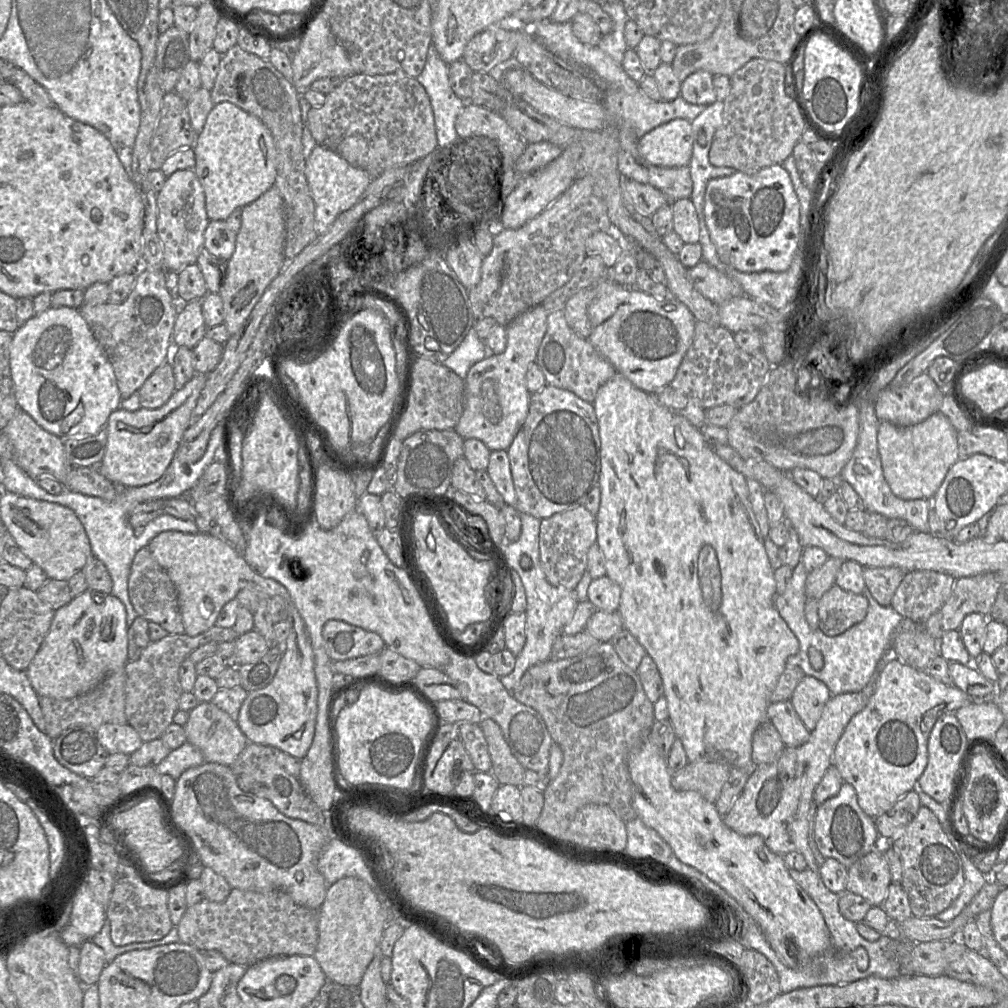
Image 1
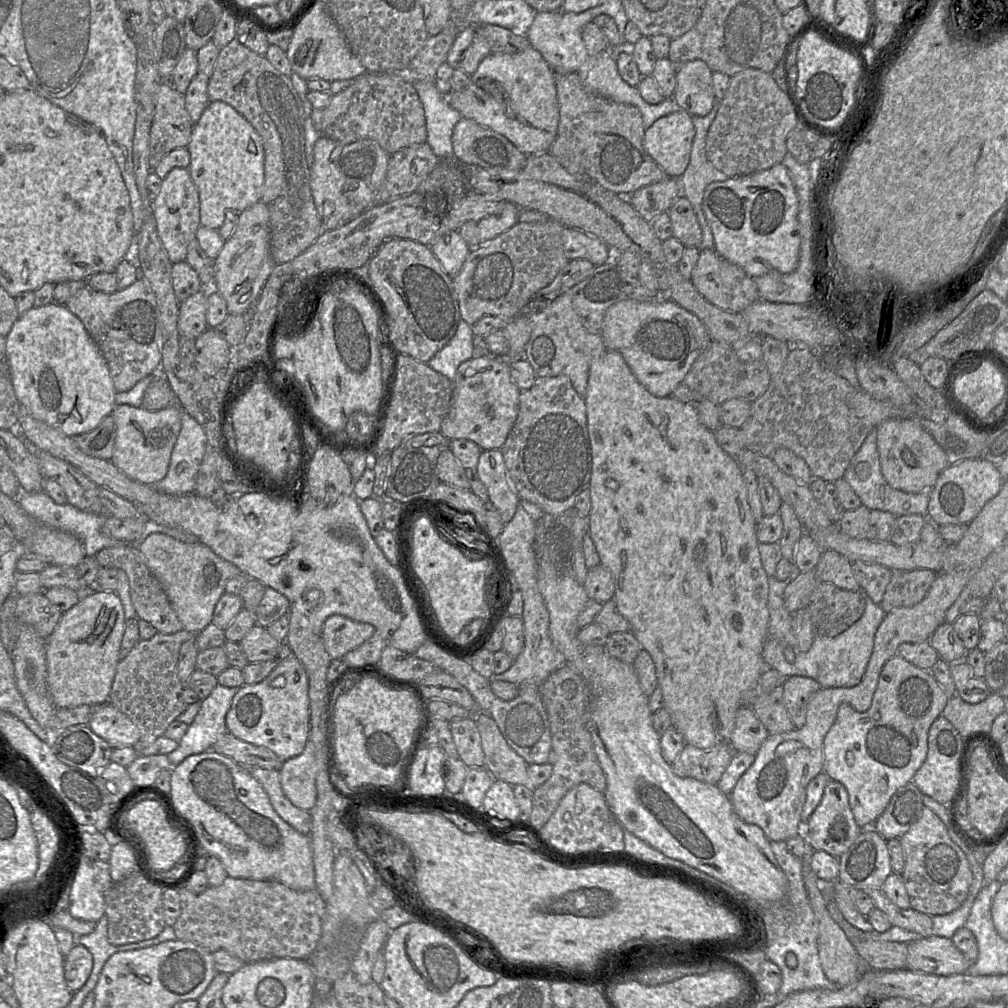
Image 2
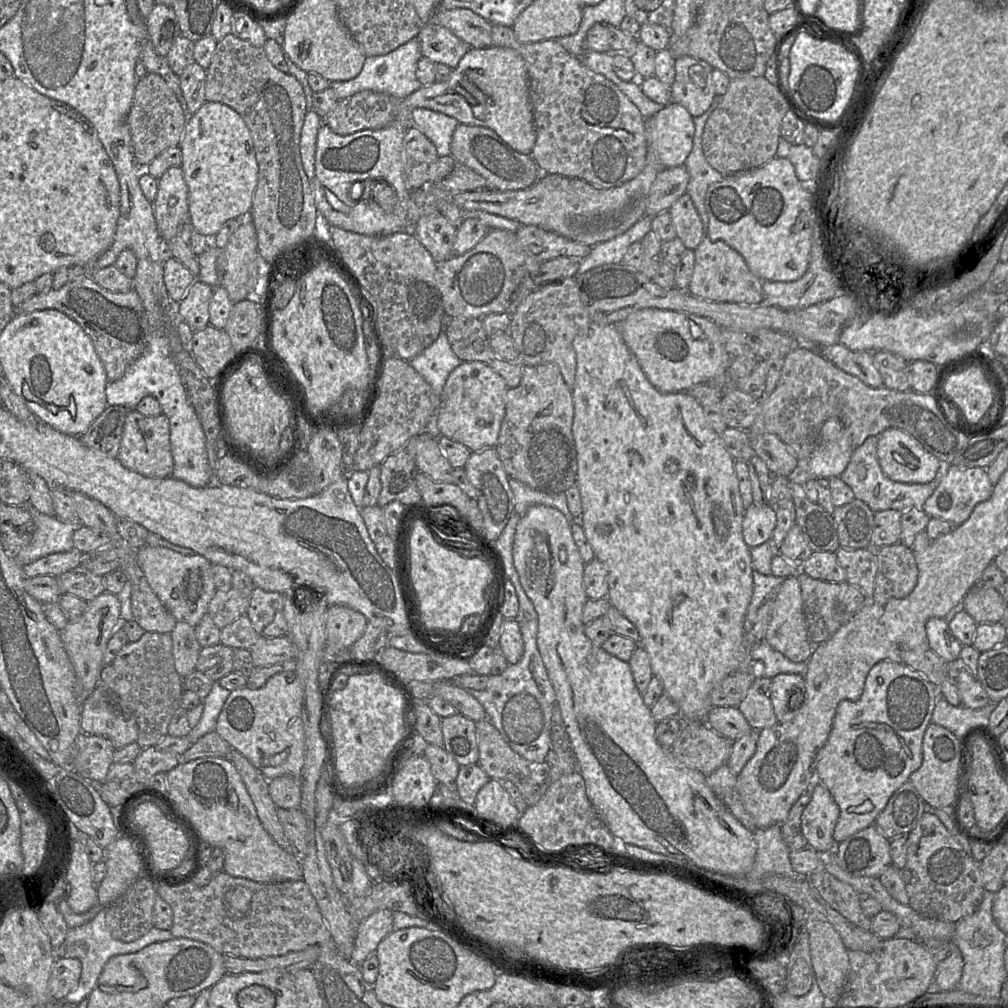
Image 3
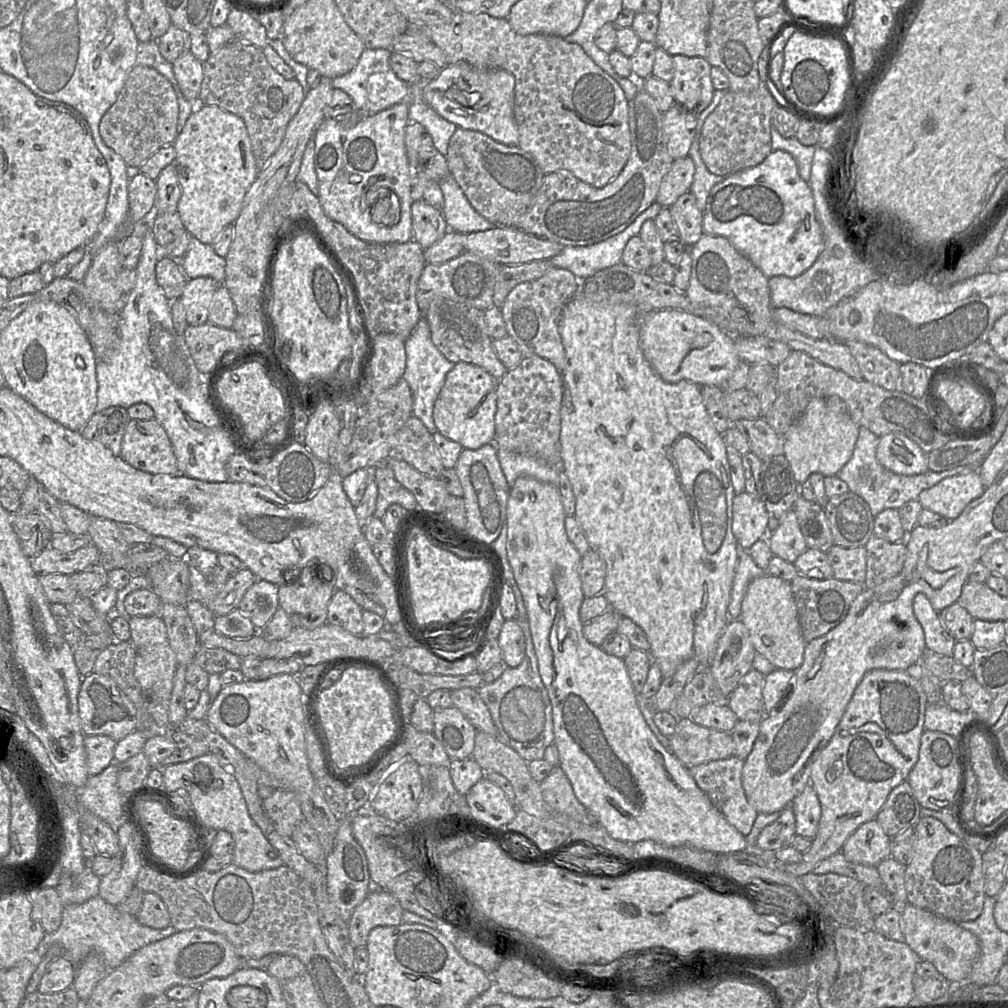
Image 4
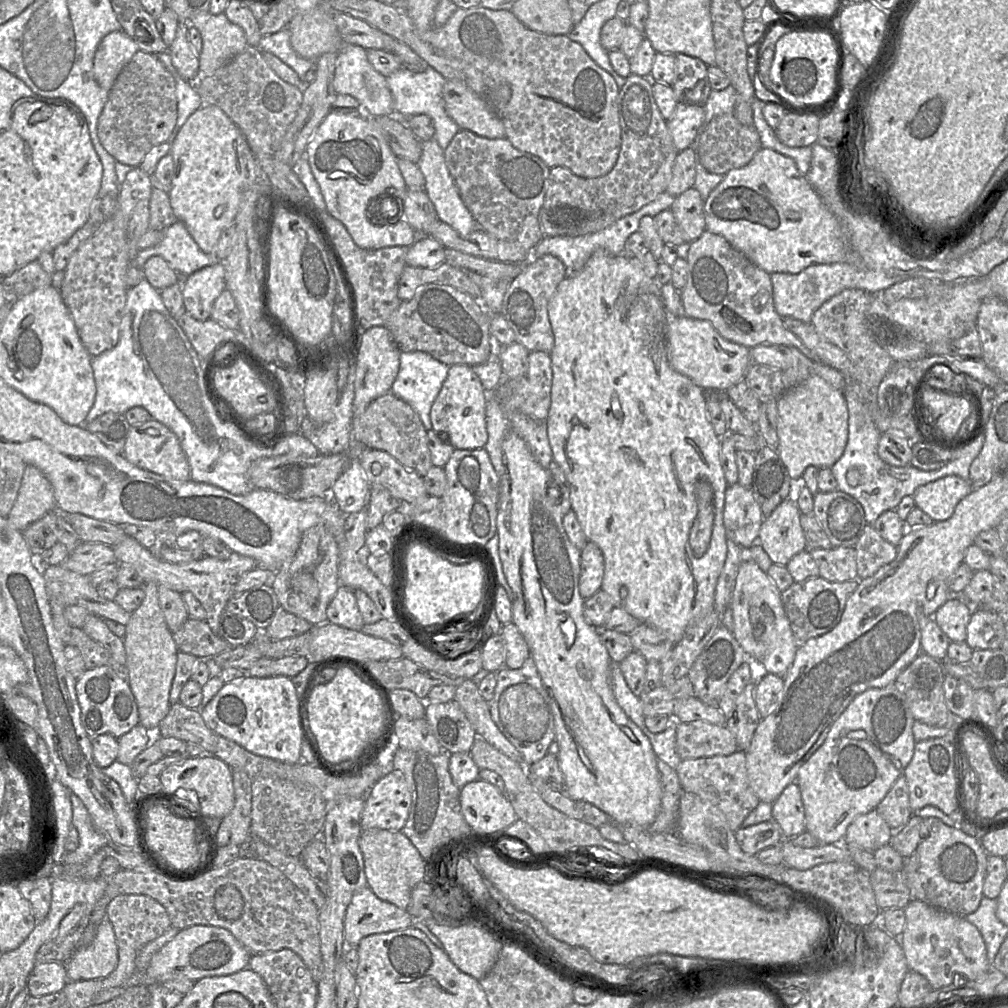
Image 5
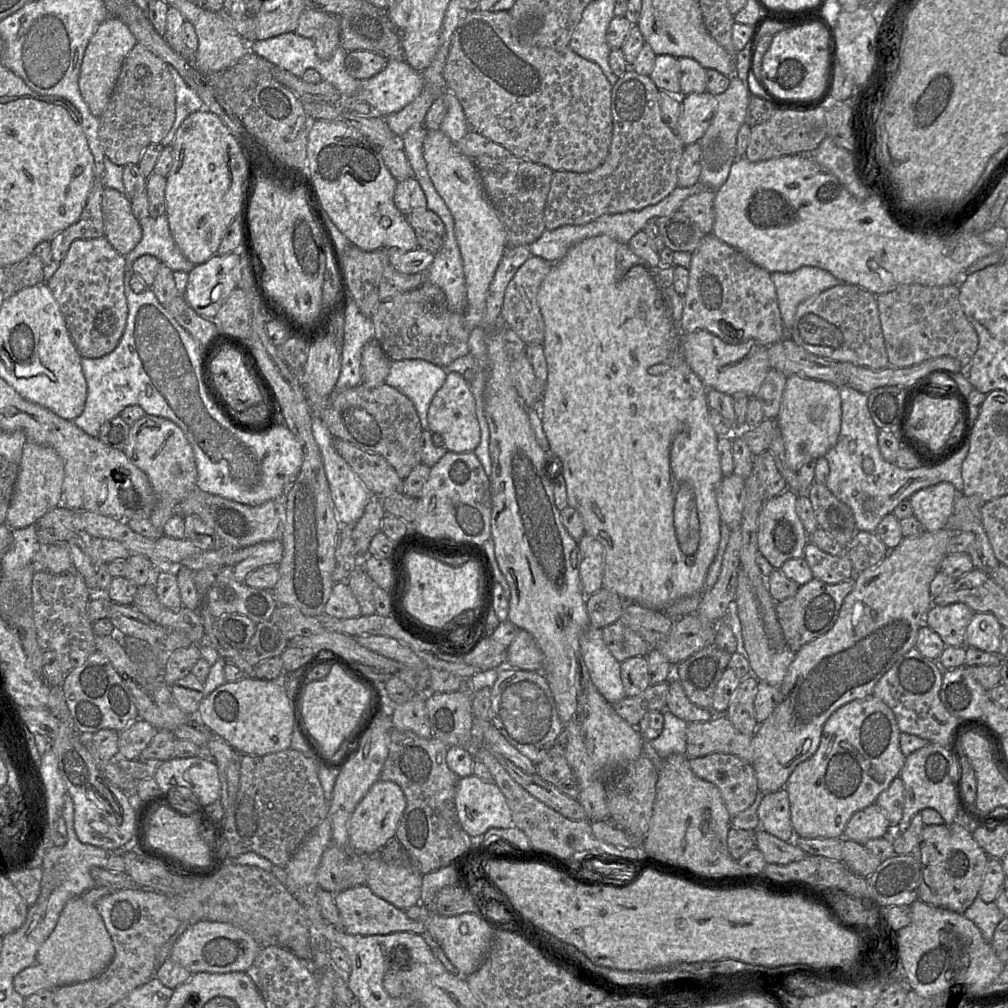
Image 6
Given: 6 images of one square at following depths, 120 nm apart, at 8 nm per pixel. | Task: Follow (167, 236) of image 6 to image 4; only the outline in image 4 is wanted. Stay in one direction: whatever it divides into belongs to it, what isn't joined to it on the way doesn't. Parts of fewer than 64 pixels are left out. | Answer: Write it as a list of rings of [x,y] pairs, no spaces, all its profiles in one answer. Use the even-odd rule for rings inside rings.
[[[192,235],[185,255],[177,261],[187,279],[210,277],[219,284],[224,282],[225,258],[217,255],[212,245],[204,244]]]

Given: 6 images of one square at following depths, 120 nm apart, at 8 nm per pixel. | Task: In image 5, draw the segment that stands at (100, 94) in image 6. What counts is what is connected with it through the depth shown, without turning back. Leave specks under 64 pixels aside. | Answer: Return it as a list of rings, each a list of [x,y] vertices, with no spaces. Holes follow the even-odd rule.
[[[123,30],[104,36],[93,59],[93,74],[99,86],[110,91],[124,66],[138,50],[138,45]]]

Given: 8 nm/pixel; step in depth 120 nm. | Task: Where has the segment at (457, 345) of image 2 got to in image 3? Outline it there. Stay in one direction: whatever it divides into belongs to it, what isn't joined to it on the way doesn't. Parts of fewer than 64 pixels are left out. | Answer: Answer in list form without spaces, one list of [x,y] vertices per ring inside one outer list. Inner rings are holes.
[[[444,330],[437,339],[409,362],[409,365],[440,396],[450,373],[463,362],[452,351]]]

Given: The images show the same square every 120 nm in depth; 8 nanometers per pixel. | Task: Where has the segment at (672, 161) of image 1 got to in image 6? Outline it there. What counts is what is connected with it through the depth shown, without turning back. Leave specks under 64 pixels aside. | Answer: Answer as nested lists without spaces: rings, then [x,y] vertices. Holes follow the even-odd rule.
[[[708,91],[681,95],[681,113],[675,133],[685,146],[702,138],[712,122],[717,107],[716,96]]]

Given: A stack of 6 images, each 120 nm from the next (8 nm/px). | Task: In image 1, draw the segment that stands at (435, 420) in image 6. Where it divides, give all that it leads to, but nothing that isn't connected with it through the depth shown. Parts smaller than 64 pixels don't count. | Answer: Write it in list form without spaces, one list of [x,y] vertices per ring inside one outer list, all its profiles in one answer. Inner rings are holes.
[[[538,305],[517,316],[506,326],[505,350],[485,357],[469,369],[464,380],[463,413],[454,428],[464,440],[478,439],[490,451],[509,448],[528,414],[531,394],[526,387],[526,373],[536,360],[549,314]]]

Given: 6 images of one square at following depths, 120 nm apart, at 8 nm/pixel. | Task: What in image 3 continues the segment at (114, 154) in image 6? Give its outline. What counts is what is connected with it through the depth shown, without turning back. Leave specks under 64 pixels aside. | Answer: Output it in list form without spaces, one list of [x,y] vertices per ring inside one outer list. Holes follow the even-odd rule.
[[[148,72],[138,79],[127,117],[136,165],[146,168],[164,150],[178,146],[186,122],[179,101],[160,75]]]

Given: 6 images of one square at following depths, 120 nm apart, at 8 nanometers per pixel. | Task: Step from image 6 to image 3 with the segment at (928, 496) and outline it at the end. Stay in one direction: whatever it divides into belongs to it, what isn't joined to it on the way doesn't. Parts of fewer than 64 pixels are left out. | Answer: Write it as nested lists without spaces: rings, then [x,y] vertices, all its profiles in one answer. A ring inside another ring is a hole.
[[[943,465],[943,472],[940,474],[940,481],[931,496],[925,501],[923,510],[931,518],[940,518],[960,525],[965,522],[974,507],[983,501],[988,500],[994,489],[990,482],[987,468],[981,467],[960,467],[955,465]]]

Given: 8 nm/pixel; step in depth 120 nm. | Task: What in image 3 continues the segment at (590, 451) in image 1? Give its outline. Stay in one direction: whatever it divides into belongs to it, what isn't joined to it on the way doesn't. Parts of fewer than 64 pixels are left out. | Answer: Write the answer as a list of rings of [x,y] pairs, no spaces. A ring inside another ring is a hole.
[[[554,363],[523,366],[519,385],[507,389],[505,416],[495,445],[508,477],[547,494],[565,493],[575,485],[573,418],[572,392],[558,366]]]

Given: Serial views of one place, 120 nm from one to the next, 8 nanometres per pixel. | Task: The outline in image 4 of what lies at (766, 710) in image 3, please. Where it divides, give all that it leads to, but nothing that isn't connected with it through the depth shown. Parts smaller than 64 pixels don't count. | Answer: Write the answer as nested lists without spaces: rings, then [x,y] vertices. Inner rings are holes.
[[[752,668],[739,681],[726,704],[739,720],[760,722],[765,716],[762,689],[765,675]]]

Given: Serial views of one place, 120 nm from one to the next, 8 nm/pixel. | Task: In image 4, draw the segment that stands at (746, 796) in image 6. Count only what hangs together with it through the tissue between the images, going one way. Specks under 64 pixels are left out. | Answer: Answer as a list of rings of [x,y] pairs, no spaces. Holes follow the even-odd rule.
[[[733,755],[726,759],[714,760],[693,767],[689,771],[698,787],[708,796],[712,804],[723,814],[726,820],[743,836],[747,836],[758,815],[749,803],[742,786],[744,760]]]

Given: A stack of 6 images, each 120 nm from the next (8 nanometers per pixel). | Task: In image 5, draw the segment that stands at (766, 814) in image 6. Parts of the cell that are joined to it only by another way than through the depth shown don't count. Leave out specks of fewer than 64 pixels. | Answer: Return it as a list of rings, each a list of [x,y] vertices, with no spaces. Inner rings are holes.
[[[790,783],[772,803],[772,820],[781,828],[784,839],[806,831],[805,810],[797,783]]]

